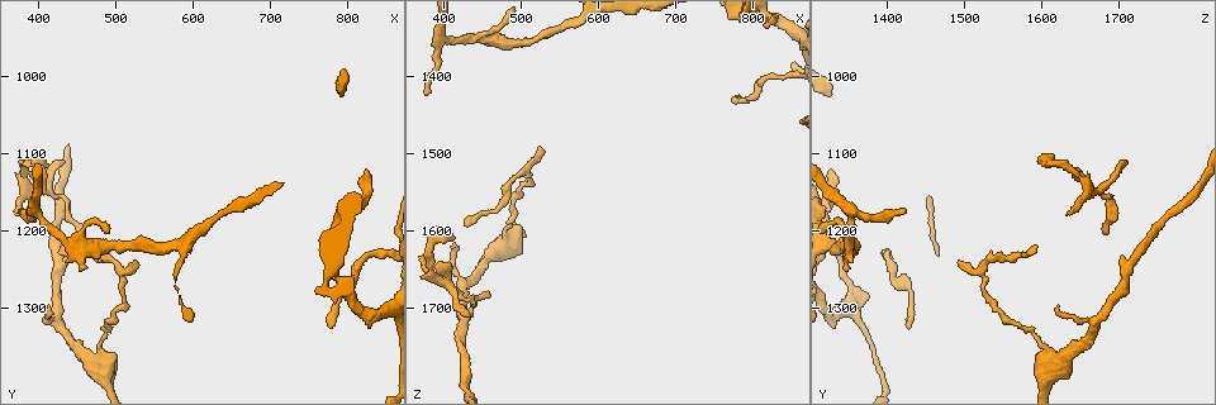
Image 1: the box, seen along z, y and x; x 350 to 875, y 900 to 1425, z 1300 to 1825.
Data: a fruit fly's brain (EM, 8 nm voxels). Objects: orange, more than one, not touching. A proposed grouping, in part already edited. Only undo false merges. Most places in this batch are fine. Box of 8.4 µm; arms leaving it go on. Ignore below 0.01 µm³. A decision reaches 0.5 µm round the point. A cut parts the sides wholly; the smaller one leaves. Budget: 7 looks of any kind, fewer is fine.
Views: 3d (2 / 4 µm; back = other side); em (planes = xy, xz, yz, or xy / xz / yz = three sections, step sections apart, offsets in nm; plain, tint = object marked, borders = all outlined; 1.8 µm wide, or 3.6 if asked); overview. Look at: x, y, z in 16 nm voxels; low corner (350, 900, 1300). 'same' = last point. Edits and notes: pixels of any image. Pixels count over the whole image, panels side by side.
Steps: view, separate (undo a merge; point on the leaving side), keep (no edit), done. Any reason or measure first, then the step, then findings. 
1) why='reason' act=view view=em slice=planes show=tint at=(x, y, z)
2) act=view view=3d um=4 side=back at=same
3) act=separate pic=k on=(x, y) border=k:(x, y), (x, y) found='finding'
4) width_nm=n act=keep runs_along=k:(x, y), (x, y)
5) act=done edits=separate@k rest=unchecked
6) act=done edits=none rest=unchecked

why='abrupt turn' act=view view=em slice=xz step=8 show=tint at=(825, 1230, 1400)

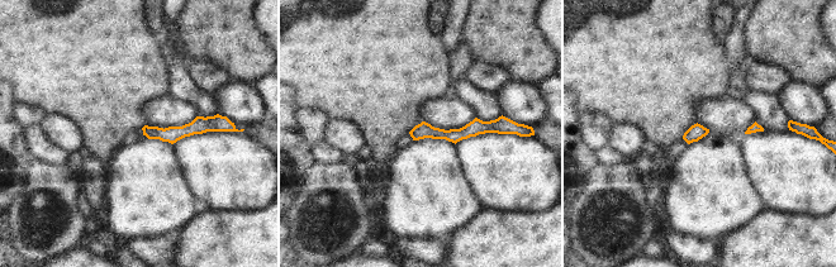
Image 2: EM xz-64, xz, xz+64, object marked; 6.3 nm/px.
act=view view=em slice=planes show=tint at=same

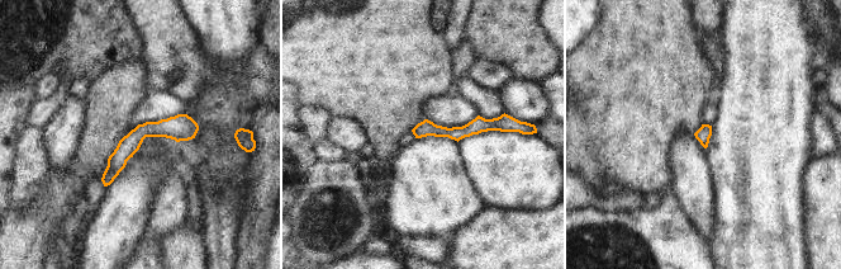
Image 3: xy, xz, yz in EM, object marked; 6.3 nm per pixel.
width_nm=90 act=keep runs_along=3:(194, 126), (145, 130), (107, 182) found='all the same cell'

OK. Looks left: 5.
why='three-way junction' act=view view=3d um=2 side=back at=(400, 1175, 1355)

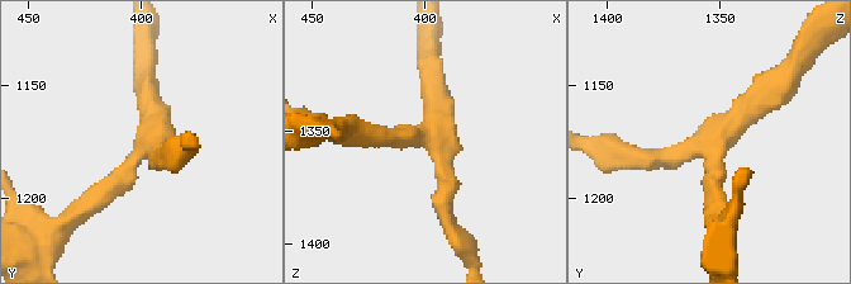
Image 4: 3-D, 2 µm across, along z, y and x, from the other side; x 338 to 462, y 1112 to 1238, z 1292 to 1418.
arms=3 act=view view=em slice=planes show=plain at=(399, 1177, 1352)

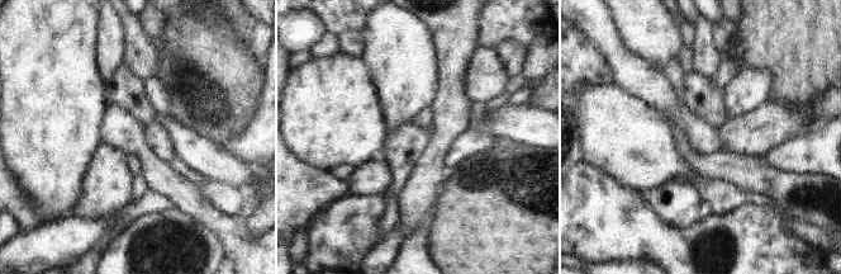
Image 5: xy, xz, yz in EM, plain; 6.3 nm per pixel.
why='see the neighbours' act=view view=em slice=planes show=borders at=same

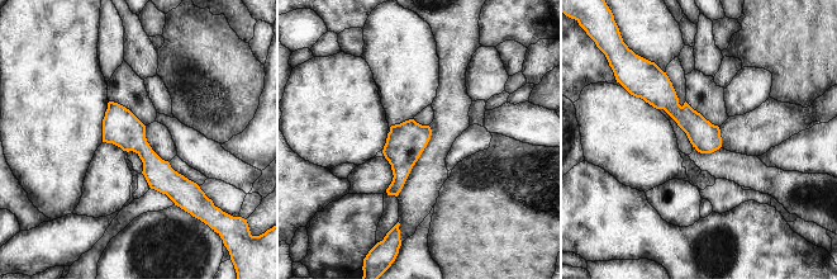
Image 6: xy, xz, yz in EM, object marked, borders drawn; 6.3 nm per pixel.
width_nm=190 act=keep runs_along=6:(110, 105), (177, 187), (194, 187) found='one cell here'

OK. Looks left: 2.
act=done edits=none rest=unchecked

